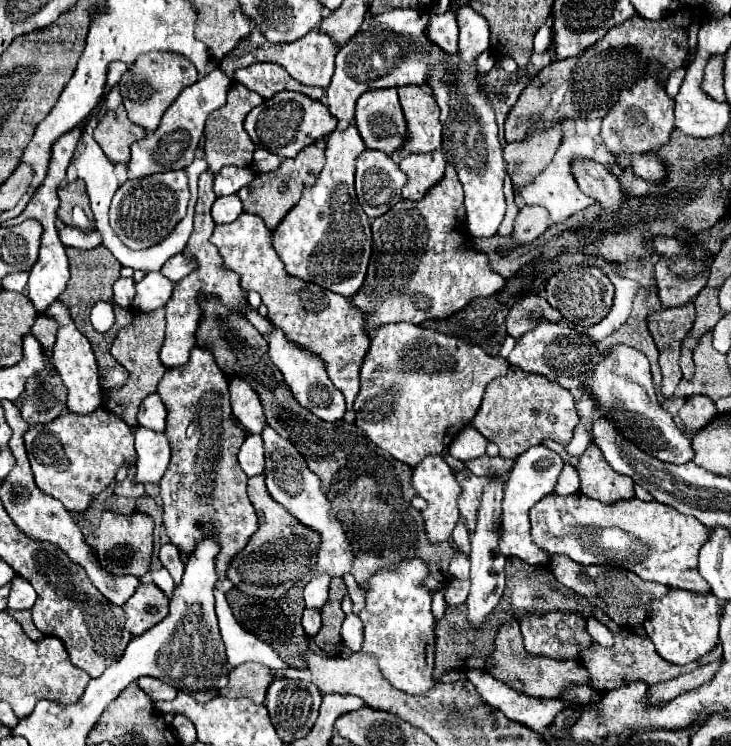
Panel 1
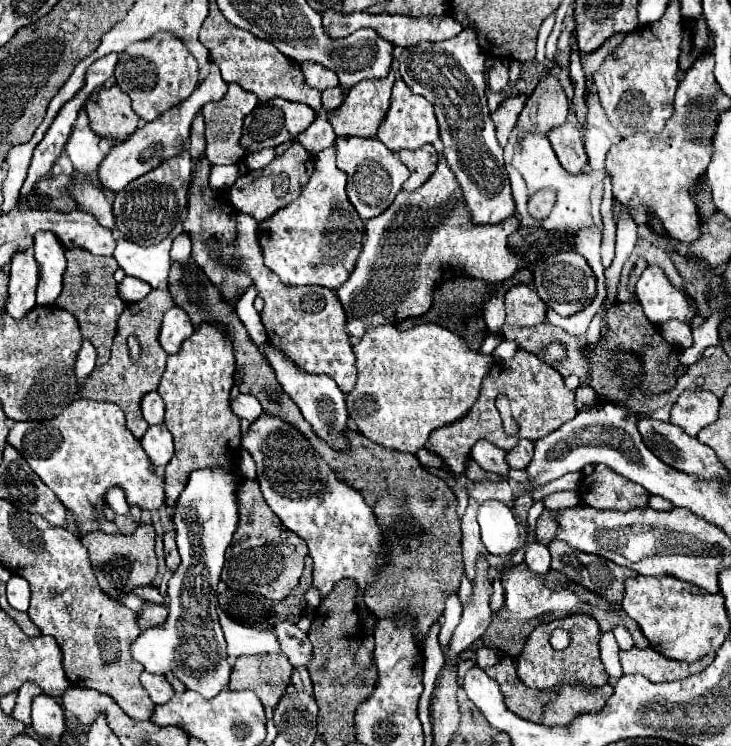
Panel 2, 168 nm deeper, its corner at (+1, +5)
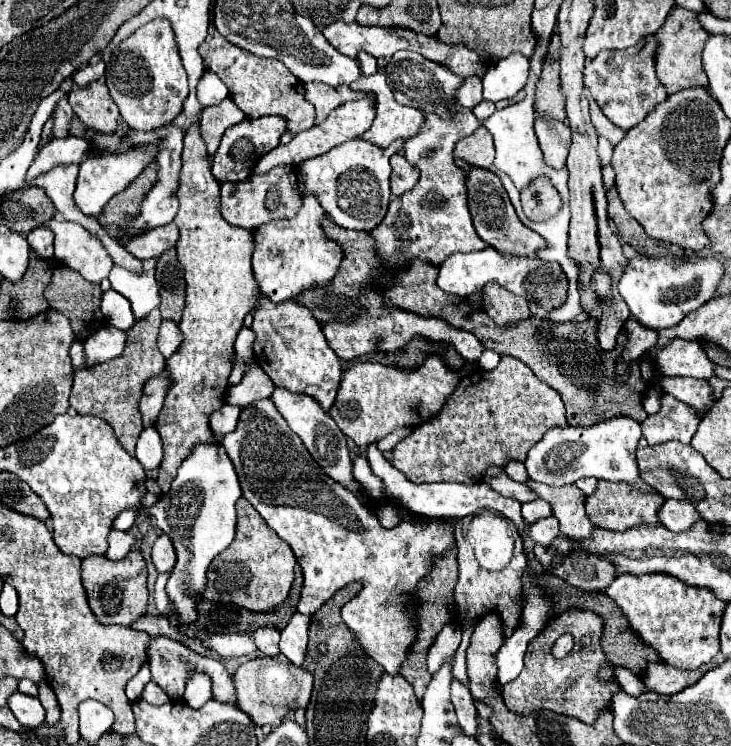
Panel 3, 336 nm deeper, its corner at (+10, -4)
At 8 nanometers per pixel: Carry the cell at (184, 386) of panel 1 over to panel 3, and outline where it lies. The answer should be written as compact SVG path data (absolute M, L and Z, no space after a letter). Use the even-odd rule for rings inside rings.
M200 123L188 127L184 137L182 171L178 183L178 215L174 223L180 229L176 243L178 261L186 273L186 305L180 319L184 341L180 349L166 359L166 369L174 379L164 407L156 419L156 429L164 441L164 459L158 473L162 493L168 493L180 461L192 451L192 445L216 441L208 429L208 417L224 403L226 379L232 371L230 357L234 341L242 329L244 317L254 307L258 285L252 275L250 257L254 253L252 231L228 225L220 217L220 183L212 175L212 157L200 135Z

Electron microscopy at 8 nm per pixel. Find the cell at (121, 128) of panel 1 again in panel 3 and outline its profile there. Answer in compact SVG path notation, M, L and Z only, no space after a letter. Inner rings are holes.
M92 81L88 87L72 85L68 93L68 103L86 127L100 133L116 131L120 113L104 83Z

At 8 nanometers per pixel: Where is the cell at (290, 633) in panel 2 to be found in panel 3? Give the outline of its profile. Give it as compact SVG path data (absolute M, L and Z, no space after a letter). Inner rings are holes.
M268 625L268 627L260 627L260 629L256 629L256 631L252 633L252 637L254 637L256 647L258 647L264 655L274 657L274 655L280 653L280 649L278 649L280 633L278 633L276 627L272 627L272 625Z

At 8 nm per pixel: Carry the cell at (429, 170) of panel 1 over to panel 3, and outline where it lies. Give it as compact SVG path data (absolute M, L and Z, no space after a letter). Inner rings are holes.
M402 153L392 155L390 157L390 165L392 165L392 175L390 175L392 195L400 195L400 193L410 191L412 185L416 185L418 169L412 167L412 163L408 163Z

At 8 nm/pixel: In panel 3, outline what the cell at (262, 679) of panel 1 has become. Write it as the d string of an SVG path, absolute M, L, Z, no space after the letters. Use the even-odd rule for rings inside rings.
M258 657L244 663L236 675L232 677L236 685L238 705L240 709L258 725L278 725L286 719L290 711L306 709L314 685L314 675L304 667L296 667L292 663L284 663L272 657Z

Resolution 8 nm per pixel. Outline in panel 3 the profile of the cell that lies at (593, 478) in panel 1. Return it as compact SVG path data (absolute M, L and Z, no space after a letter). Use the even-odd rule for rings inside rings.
M598 481L598 489L594 495L586 499L588 519L602 529L608 531L626 531L640 525L660 525L658 511L664 503L664 497L656 493L644 493L628 483L610 483L610 481Z

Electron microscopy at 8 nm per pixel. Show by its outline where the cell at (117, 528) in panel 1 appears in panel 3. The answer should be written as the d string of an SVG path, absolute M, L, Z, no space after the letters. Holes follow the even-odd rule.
M138 549L128 553L124 561L110 561L106 557L88 557L82 561L82 585L88 595L88 605L100 625L124 625L130 627L138 617L146 613L148 589L146 589L146 563Z

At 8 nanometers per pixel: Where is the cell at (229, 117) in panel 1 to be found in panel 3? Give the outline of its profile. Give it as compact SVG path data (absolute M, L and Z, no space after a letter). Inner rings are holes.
M226 97L222 103L218 105L212 105L212 107L206 107L202 111L202 117L200 117L200 131L202 131L202 137L208 145L208 153L214 155L218 145L220 145L220 139L224 135L224 131L240 121L244 121L244 113L234 105L234 101L230 97Z

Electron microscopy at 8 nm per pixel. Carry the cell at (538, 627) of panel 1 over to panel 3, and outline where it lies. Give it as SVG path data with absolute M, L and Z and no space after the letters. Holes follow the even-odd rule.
M568 609L556 615L548 623L548 627L528 645L520 677L510 681L508 685L502 685L502 699L506 707L512 713L524 717L530 715L532 711L548 709L554 713L580 719L586 725L594 725L596 717L602 711L610 709L612 695L620 691L616 677L602 681L600 671L596 671L610 663L600 647L602 633L604 633L604 619L598 613L590 613L584 609ZM564 633L570 633L574 637L574 649L564 659L556 659L550 655L550 649L554 641Z

